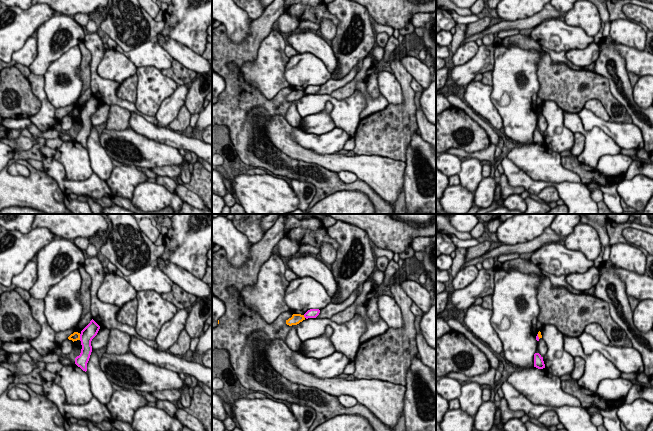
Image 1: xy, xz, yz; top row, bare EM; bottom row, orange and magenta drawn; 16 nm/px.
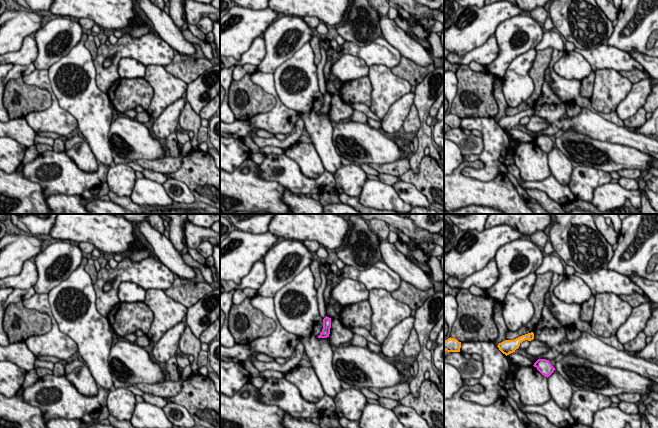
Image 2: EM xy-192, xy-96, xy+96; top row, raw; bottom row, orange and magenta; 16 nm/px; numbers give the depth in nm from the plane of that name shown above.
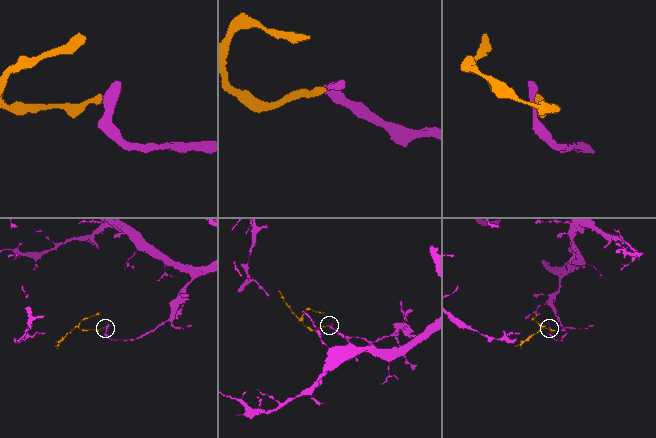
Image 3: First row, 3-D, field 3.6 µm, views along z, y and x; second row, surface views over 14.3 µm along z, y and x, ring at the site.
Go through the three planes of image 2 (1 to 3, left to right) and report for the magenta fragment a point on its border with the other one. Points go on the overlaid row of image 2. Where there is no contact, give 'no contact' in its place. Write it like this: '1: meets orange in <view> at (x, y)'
1: no contact
2: no contact
3: no contact

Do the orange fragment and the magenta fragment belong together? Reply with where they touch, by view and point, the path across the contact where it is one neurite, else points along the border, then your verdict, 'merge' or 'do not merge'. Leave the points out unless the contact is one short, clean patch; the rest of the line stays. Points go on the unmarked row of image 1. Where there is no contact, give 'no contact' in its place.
contact xy (79, 113); border xy (79, 110), (80, 115); do not merge

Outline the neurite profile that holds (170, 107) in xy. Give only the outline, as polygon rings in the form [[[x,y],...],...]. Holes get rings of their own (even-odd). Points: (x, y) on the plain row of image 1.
[[[178,85],[175,92],[161,103],[155,115],[159,127],[168,127],[175,120],[181,107],[185,104],[188,89],[187,85]]]

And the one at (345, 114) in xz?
[[[355,90],[351,96],[343,100],[333,98],[329,94],[308,94],[296,101],[296,108],[304,118],[322,112],[328,101],[333,105],[330,117],[335,126],[354,137],[361,120],[360,114],[366,106],[363,93]]]

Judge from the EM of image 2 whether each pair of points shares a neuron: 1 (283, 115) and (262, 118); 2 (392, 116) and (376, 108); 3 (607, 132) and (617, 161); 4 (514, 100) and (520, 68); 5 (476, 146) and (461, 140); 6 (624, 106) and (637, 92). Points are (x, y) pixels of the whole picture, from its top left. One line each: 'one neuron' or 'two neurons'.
1: one neuron
2: two neurons
3: two neurons
4: one neuron
5: one neuron
6: one neuron

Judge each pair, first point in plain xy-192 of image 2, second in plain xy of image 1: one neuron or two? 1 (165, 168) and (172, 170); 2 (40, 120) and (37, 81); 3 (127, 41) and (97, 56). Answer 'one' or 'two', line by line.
1: one
2: one
3: two

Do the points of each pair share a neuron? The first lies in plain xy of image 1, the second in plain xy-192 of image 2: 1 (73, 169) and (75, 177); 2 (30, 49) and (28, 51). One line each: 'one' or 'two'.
1: two
2: one

